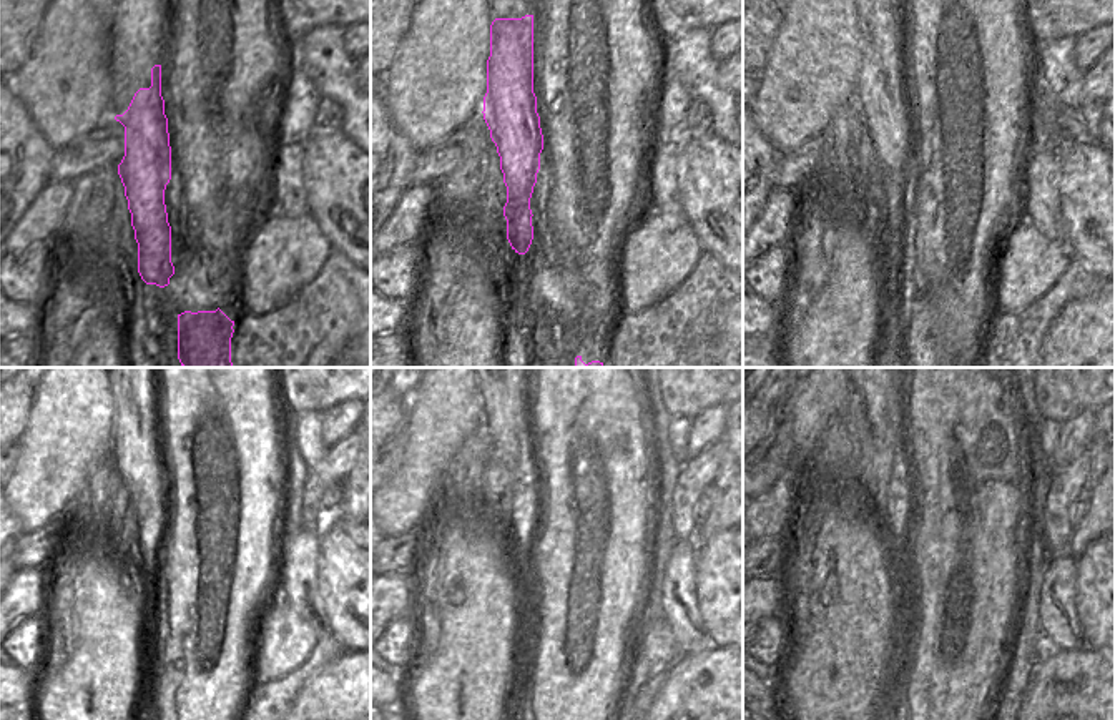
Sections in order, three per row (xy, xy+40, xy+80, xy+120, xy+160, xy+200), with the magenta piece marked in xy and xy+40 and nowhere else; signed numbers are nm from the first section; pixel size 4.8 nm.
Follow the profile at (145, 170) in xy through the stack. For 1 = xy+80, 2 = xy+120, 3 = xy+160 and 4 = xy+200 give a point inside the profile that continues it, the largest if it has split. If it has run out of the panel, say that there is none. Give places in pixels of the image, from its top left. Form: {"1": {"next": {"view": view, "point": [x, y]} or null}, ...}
{"1": {"next": {"view": "xy+80", "point": [881, 98]}}, "2": {"next": {"view": "xy+120", "point": [137, 444]}}, "3": {"next": {"view": "xy+160", "point": [505, 404]}}, "4": {"next": {"view": "xy+200", "point": [883, 411]}}}

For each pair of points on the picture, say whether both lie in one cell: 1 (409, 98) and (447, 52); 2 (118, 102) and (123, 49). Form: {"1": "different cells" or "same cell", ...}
{"1": "same cell", "2": "same cell"}

